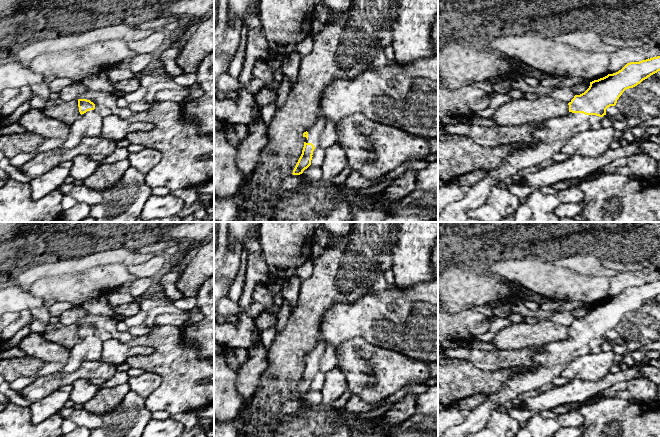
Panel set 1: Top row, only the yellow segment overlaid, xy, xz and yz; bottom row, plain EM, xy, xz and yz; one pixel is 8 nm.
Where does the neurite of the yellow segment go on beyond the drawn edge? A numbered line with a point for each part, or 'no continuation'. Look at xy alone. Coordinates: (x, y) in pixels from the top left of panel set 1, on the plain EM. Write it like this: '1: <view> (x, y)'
1: xy (89, 348)

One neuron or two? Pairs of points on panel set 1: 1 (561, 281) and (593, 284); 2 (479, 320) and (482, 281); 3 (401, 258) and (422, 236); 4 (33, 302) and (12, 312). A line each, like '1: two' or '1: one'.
1: one
2: two
3: one
4: one

